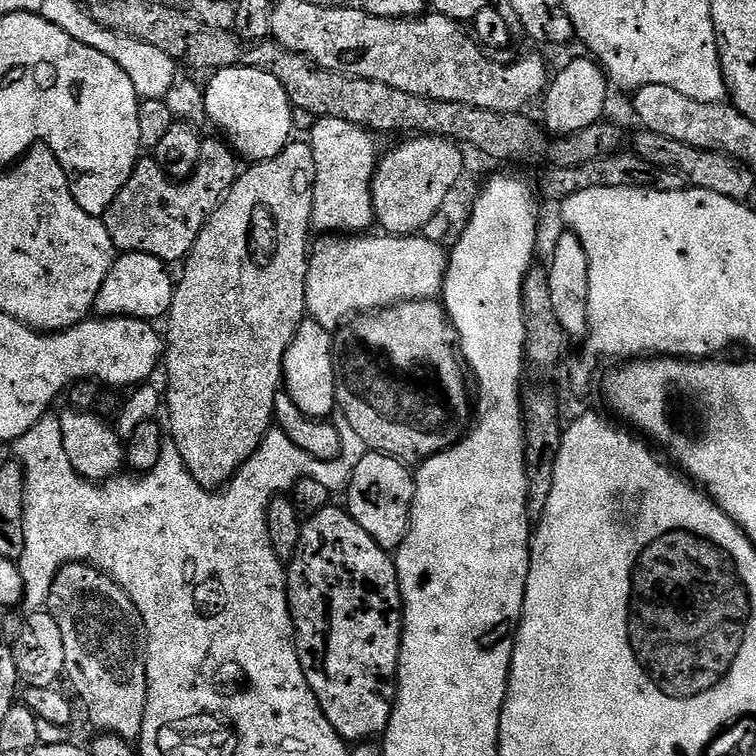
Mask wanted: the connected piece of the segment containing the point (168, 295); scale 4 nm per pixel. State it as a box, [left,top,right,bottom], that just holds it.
[95,252,174,322]

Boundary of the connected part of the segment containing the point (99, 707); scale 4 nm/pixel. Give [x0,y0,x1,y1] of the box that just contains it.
[46,564,148,742]

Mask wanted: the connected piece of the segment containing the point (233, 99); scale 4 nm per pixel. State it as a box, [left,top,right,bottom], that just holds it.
[204,68,294,162]

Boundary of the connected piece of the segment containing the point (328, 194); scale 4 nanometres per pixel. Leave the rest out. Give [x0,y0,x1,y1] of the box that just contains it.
[310,117,378,234]

